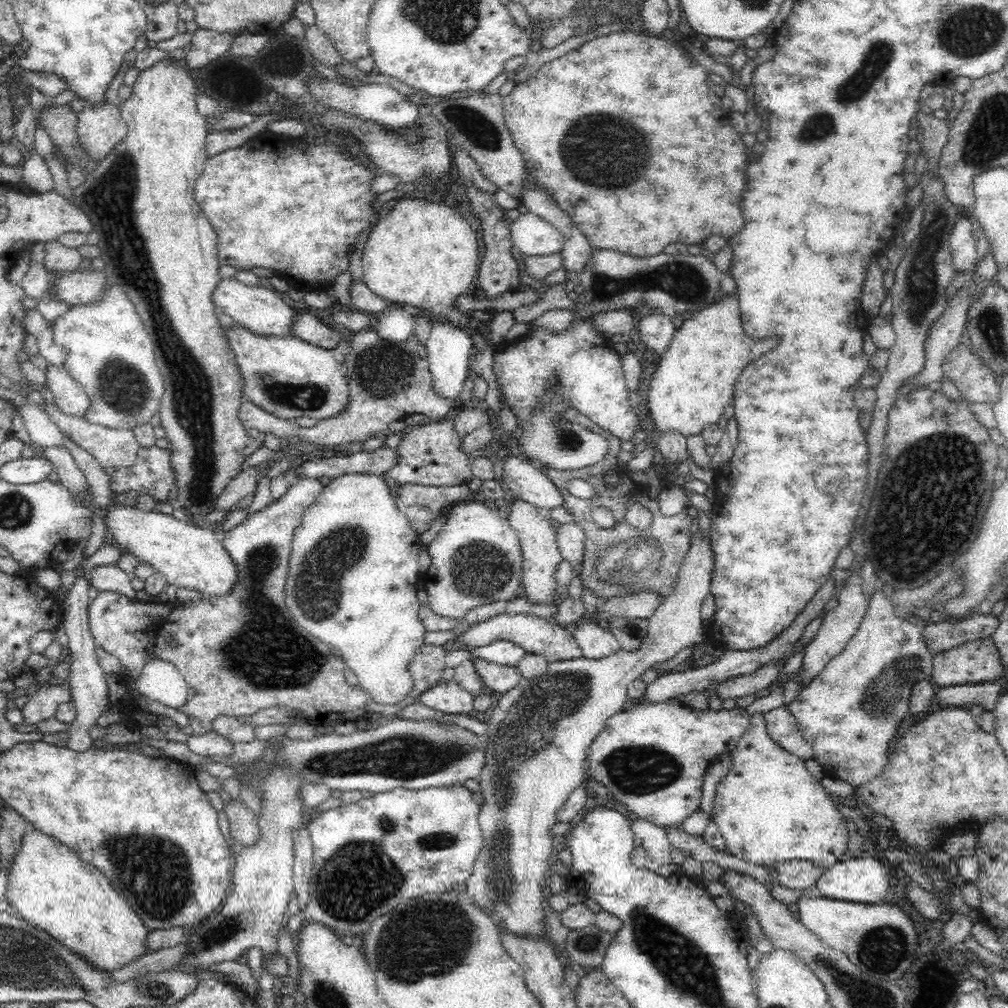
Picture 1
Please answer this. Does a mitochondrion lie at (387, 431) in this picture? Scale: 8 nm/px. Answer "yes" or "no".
no

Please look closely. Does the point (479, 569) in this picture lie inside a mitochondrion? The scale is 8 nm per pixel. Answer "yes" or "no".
yes

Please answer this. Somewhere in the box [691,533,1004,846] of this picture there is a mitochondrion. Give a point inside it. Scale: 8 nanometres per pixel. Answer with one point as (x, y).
(885, 698)

